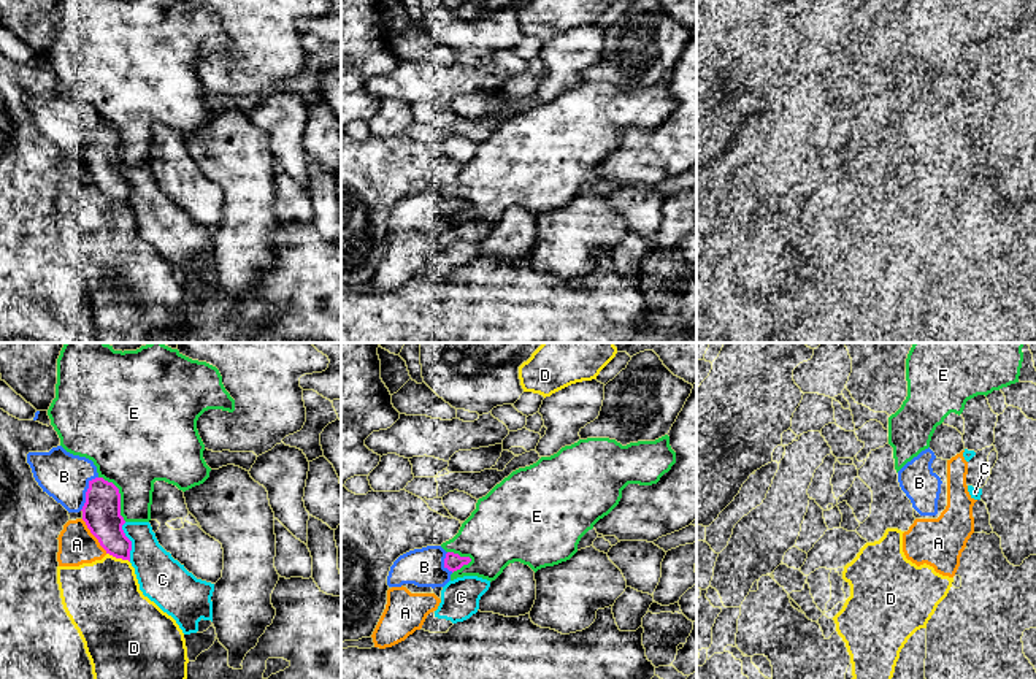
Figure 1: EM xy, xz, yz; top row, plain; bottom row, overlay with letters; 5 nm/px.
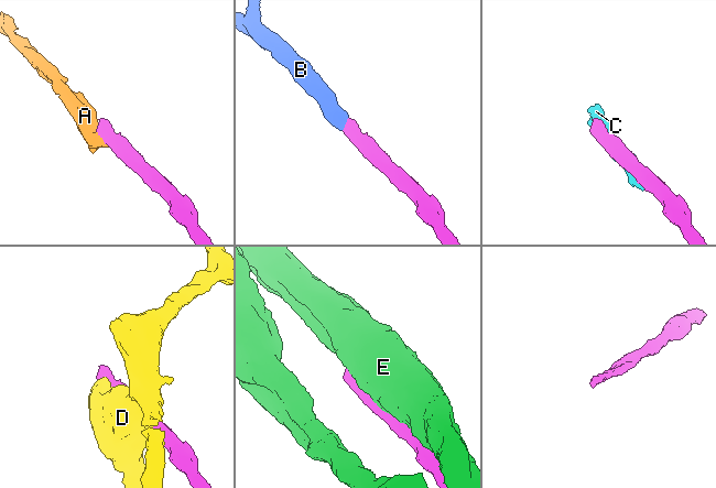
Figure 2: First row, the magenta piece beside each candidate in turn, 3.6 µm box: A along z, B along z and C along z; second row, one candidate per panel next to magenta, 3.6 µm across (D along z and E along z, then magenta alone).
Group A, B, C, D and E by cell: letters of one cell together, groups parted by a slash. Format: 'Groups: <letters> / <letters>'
Groups: A D / B / C / E

